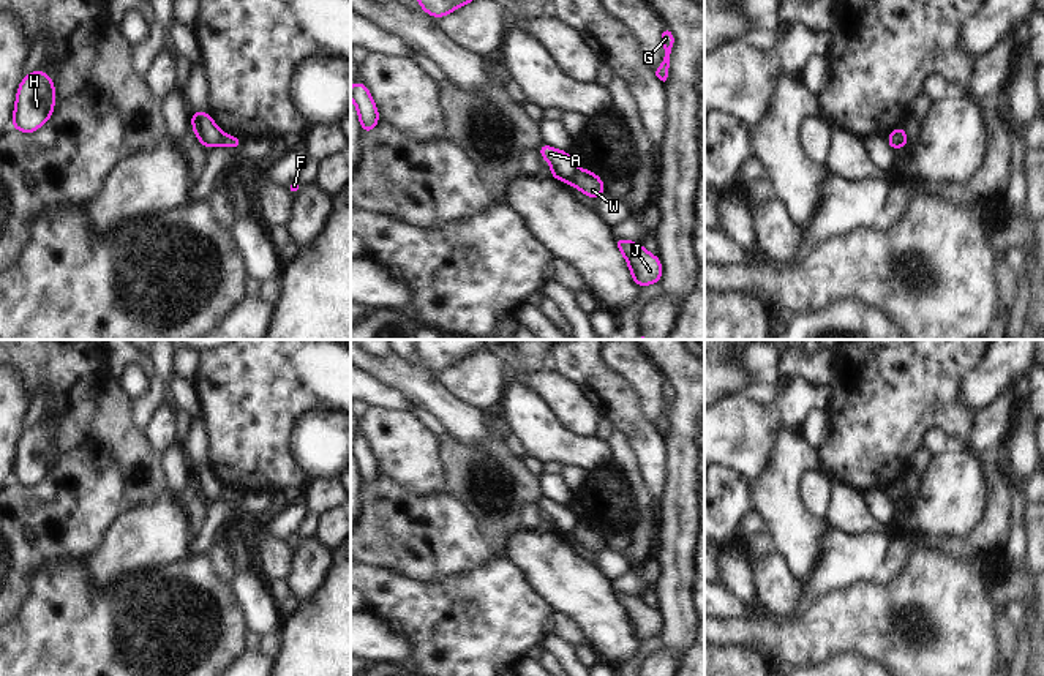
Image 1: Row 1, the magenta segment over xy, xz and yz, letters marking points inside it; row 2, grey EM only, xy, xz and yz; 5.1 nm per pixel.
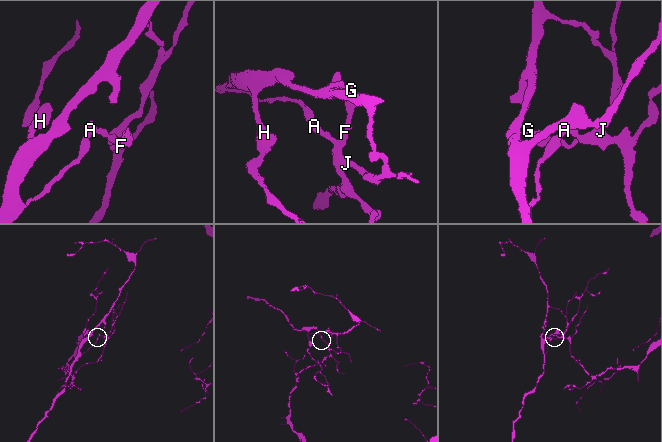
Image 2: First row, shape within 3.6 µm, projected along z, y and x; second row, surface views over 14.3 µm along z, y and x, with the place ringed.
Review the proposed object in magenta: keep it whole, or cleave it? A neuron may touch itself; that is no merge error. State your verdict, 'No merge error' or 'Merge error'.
Merge error.

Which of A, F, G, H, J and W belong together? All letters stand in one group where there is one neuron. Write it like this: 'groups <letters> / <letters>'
groups A H / F G J W

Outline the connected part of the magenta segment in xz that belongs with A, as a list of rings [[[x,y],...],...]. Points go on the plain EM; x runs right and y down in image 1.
[[[542,498],[535,505],[551,518],[551,531],[559,535],[570,535],[576,526],[576,518],[567,505],[556,504],[546,498]]]

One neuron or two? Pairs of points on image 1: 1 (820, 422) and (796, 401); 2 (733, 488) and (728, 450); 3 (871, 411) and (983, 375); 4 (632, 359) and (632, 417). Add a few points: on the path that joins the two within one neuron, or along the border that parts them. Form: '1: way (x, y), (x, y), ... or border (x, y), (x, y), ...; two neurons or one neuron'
1: border (825, 409), (815, 408), (799, 428); two neurons
2: border (721, 465), (735, 469), (751, 482); two neurons
3: border (986, 356), (959, 390), (976, 413); two neurons
4: border (607, 365), (624, 379), (640, 414), (651, 424); two neurons

